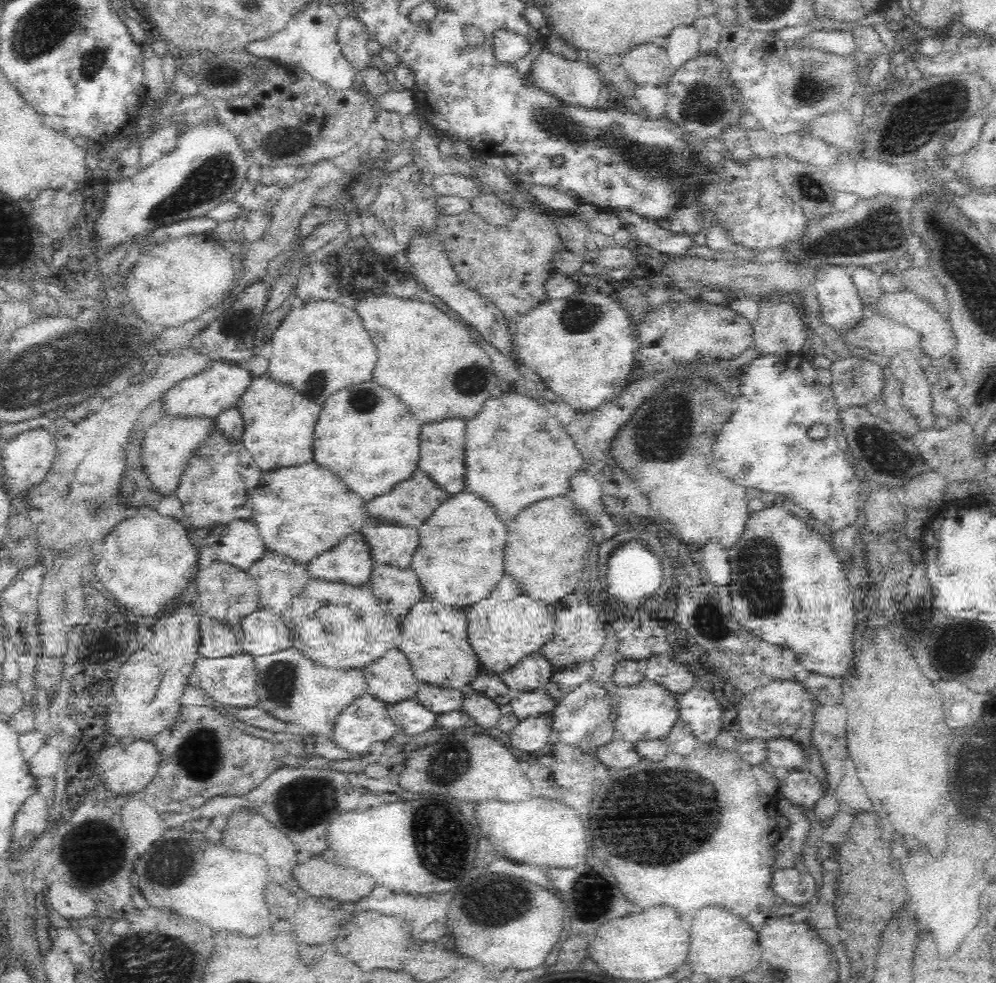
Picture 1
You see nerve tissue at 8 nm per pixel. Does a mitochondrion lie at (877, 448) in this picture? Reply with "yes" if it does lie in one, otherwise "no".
yes

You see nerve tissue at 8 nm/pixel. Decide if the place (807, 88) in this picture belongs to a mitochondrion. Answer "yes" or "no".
yes

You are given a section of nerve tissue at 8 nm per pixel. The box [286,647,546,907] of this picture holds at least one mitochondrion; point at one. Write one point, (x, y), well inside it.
(436, 847)

